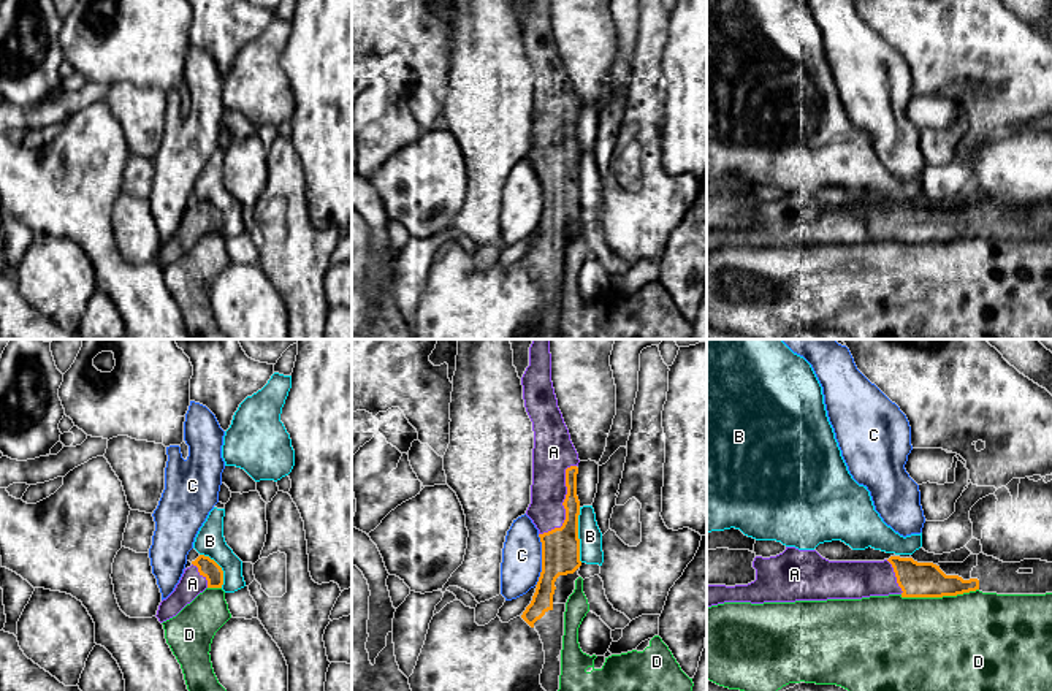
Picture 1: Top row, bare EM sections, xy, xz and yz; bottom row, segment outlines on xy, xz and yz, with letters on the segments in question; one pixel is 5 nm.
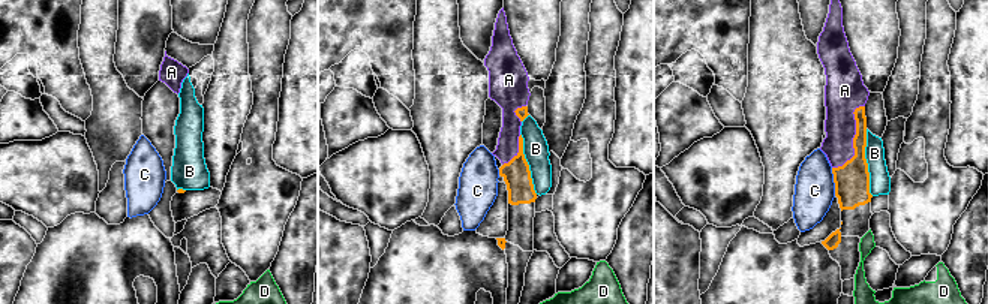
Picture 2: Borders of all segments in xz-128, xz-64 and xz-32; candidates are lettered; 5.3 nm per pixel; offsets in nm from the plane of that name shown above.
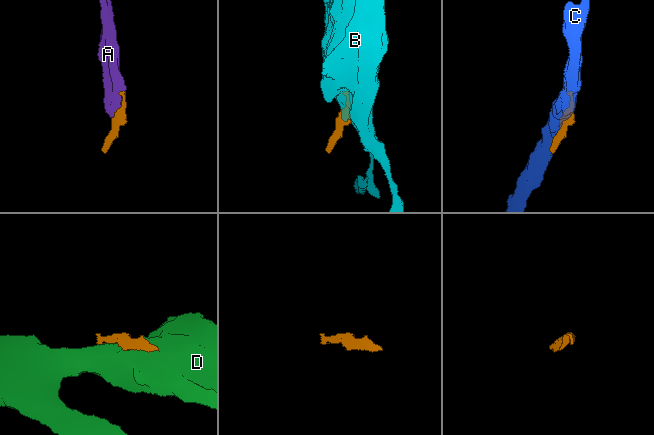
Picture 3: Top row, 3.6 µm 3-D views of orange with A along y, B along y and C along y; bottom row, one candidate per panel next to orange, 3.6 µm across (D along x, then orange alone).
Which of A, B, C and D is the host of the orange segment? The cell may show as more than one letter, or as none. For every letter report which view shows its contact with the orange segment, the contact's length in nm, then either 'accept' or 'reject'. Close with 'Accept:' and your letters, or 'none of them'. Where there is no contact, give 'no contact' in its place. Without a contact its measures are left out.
A: contact in xz; length 400 nm; accept
B: contact in xz; length 280 nm; reject
C: contact in xz; length 260 nm; reject
D: contact in yz; length 400 nm; reject
Accept: A

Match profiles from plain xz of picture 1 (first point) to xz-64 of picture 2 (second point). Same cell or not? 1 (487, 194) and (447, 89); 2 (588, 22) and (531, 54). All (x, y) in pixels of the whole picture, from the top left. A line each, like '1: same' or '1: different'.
1: same
2: same

